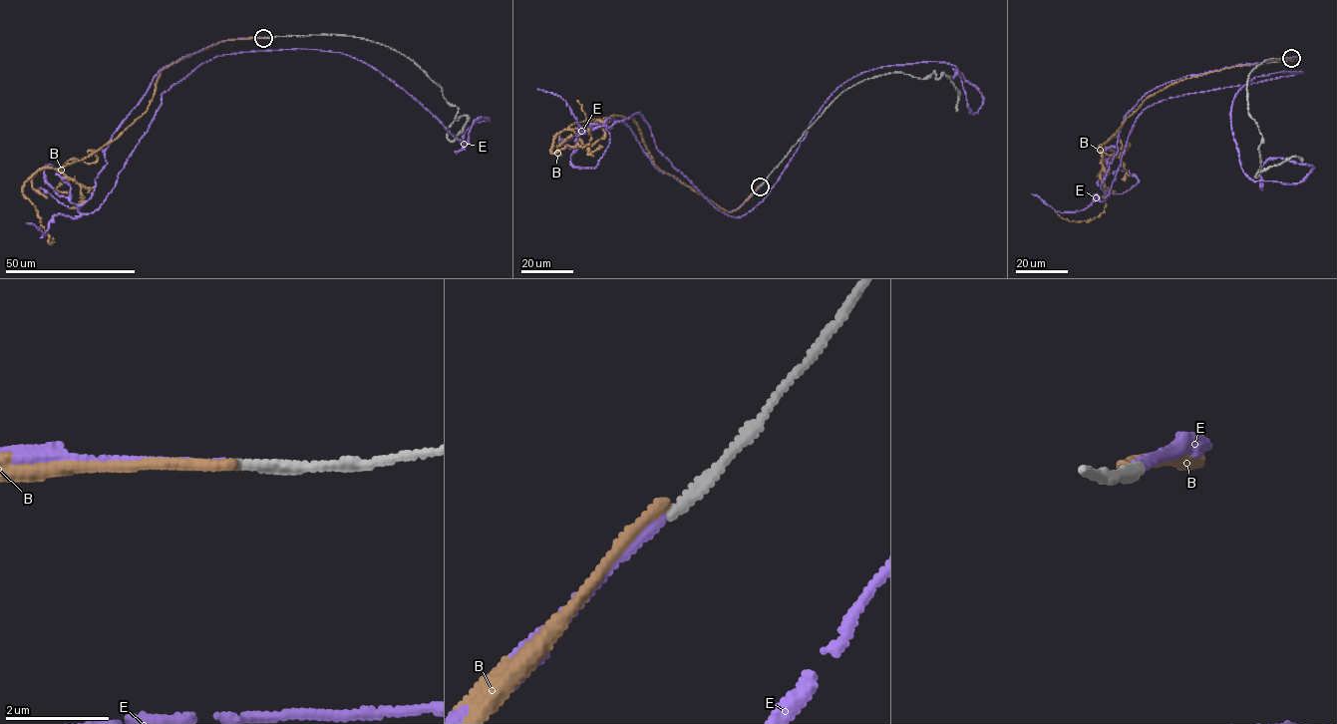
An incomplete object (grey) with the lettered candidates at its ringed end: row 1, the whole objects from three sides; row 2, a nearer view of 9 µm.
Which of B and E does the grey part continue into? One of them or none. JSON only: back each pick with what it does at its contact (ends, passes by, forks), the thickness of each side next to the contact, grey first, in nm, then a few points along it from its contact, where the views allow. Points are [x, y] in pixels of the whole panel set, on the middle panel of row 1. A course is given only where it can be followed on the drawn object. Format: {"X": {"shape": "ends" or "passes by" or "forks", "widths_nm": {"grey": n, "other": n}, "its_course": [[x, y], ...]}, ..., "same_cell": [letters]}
{"E": {"shape": "ends", "widths_nm": {"grey": 190, "other": 190}, "its_course": [[759, 185], [727, 211], [604, 125], [638, 112], [736, 217], [864, 71], [948, 63], [982, 105]]}, "same_cell": ["E"]}

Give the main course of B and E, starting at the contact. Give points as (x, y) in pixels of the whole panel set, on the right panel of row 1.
B: (1290, 58), (1213, 71), (1153, 94), (1098, 148), (1105, 161), (1103, 212), (1087, 221), (1057, 213)
E: (1290, 58), (1147, 93), (1101, 185), (1151, 105), (1283, 71), (1237, 91), (1238, 159), (1254, 180), (1310, 166)

